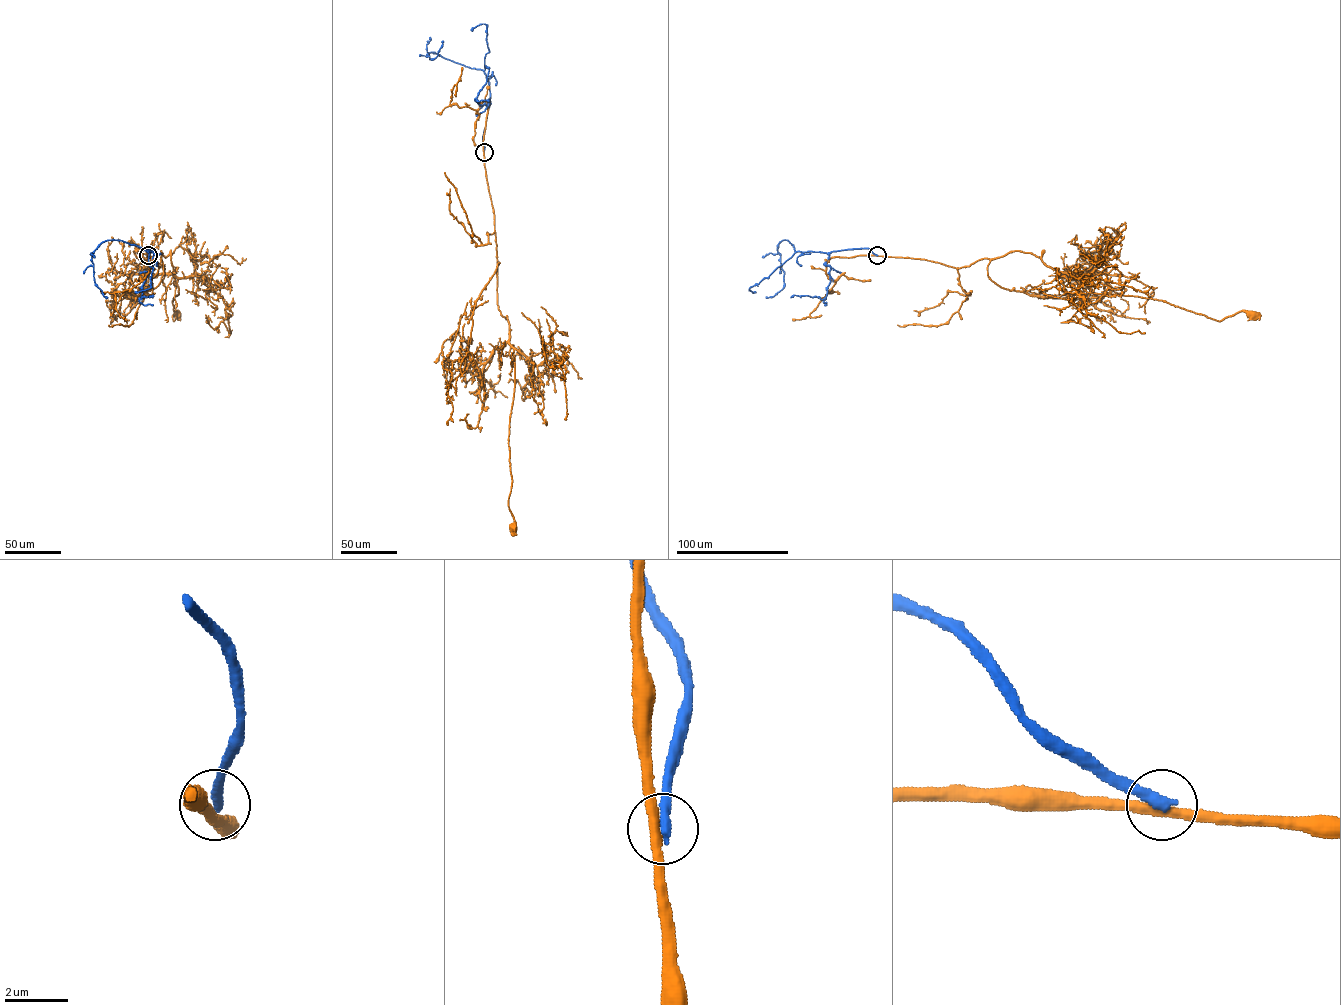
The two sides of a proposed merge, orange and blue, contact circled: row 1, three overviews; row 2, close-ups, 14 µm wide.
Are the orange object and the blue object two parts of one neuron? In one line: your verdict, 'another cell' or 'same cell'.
another cell

